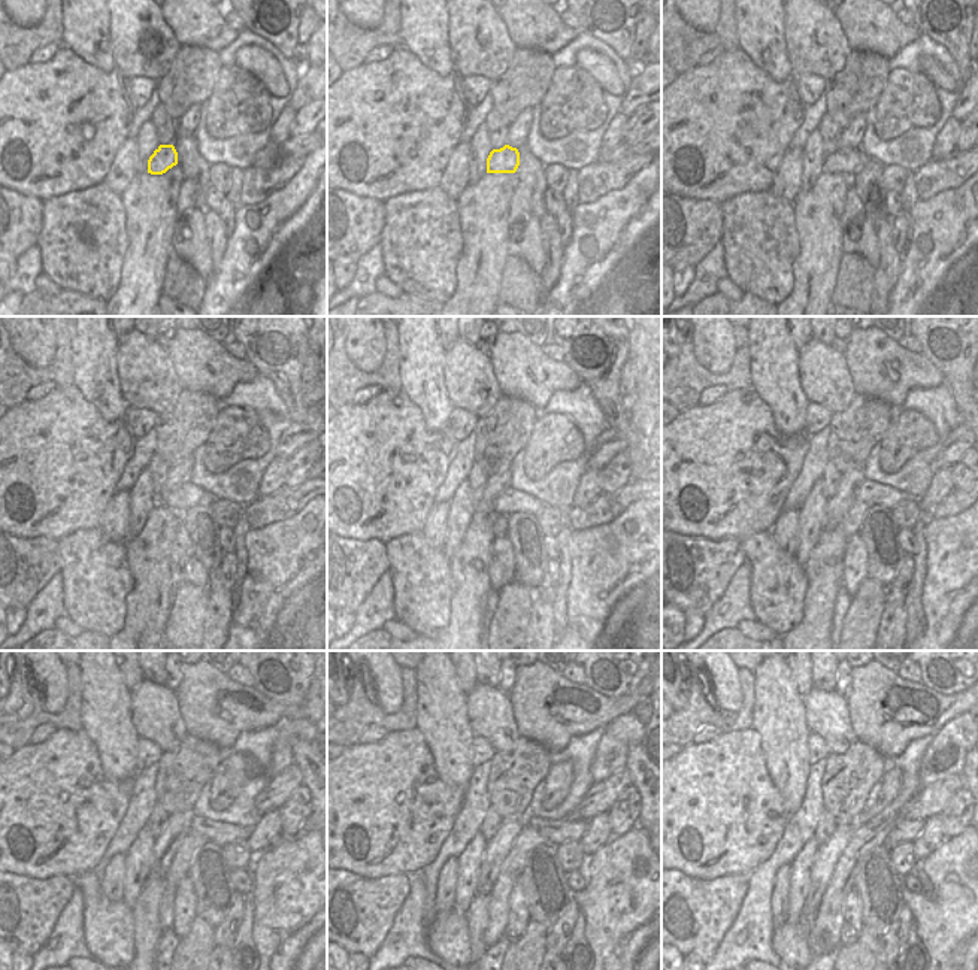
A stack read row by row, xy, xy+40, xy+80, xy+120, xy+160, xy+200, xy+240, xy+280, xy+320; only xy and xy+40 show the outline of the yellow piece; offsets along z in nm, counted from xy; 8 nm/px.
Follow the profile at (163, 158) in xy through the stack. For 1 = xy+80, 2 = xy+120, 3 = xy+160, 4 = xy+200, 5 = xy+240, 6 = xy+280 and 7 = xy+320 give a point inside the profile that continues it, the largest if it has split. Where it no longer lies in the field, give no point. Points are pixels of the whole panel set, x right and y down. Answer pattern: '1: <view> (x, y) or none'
1: xy+80 (847, 161)
2: xy+120 (187, 496)
3: xy+160 (524, 496)
4: xy+200 (874, 494)
5: xy+240 (221, 833)
6: xy+280 (557, 831)
7: xy+320 (904, 830)

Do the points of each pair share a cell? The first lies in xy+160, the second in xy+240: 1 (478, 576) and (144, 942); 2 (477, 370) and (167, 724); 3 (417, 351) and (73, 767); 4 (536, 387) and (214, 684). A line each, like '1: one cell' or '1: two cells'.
1: one cell
2: one cell
3: two cells
4: one cell

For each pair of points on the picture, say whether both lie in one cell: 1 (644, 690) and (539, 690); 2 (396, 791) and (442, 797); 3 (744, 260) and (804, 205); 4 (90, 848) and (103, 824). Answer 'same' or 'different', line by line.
1: same
2: same
3: different
4: same

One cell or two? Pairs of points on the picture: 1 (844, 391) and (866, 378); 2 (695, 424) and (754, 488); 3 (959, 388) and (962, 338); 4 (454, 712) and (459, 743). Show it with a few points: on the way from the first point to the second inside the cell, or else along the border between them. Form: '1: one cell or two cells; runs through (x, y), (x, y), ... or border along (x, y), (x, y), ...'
1: two cells; border along (844, 352), (847, 372), (856, 393)
2: one cell; runs through (702, 440), (738, 476)
3: one cell; runs through (959, 376), (959, 349)
4: one cell; runs through (454, 720), (454, 736)

